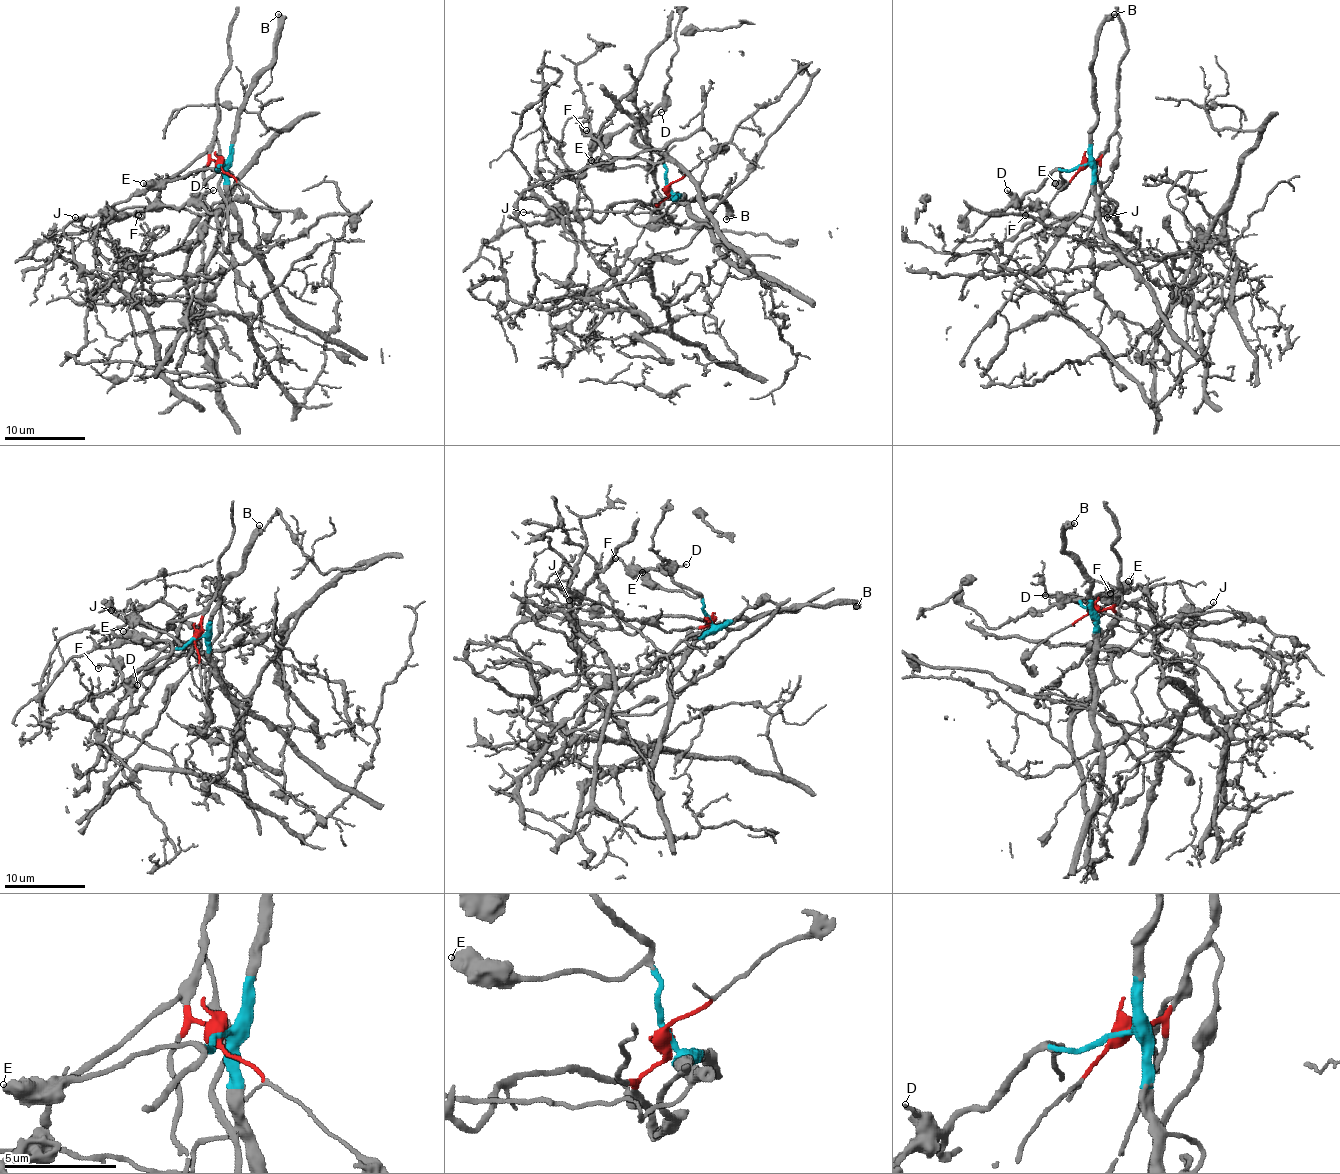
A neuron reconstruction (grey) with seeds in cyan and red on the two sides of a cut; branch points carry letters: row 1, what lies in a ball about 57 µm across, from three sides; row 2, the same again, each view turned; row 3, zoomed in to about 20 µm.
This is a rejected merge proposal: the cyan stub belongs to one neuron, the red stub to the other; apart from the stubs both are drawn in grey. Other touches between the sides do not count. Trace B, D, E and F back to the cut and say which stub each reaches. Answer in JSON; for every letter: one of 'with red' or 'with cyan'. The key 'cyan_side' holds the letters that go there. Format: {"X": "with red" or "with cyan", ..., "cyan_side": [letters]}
{"B": "with cyan", "D": "with cyan", "E": "with cyan", "F": "with cyan", "cyan_side": ["B", "D", "E", "F"]}

